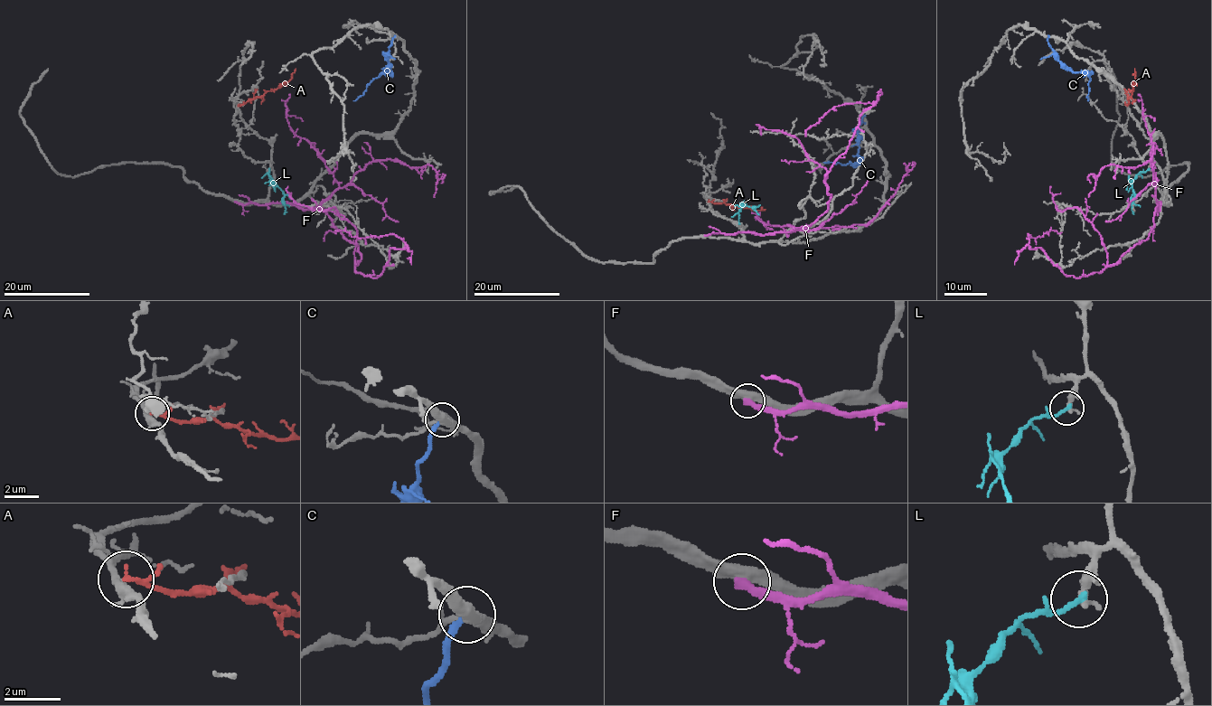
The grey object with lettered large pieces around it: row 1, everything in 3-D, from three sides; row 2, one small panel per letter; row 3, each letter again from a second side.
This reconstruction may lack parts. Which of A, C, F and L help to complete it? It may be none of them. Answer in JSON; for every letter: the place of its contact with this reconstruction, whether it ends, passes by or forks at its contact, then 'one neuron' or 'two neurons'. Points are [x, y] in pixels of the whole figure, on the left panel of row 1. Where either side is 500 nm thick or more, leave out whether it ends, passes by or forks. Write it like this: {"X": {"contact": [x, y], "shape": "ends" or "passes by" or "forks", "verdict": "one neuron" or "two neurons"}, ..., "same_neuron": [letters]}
{"A": {"contact": [239, 105], "shape": "passes by", "verdict": "two neurons"}, "C": {"contact": [395, 36], "shape": "ends", "verdict": "two neurons"}, "F": {"contact": [236, 202], "shape": "ends", "verdict": "two neurons"}, "L": {"contact": [268, 169], "shape": "ends", "verdict": "two neurons"}, "same_neuron": []}

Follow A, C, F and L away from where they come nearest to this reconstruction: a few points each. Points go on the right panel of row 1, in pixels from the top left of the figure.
A: (1127, 105), (1133, 90), (1134, 69)
C: (1047, 36), (1047, 43), (1057, 59), (1074, 71), (1087, 72), (1087, 100)
F: (1161, 202), (1145, 240), (1117, 262), (1080, 277), (1066, 275), (1039, 248), (1028, 244), (1028, 234), (1062, 232)
L: (1149, 169), (1138, 174), (1132, 182), (1133, 214)

